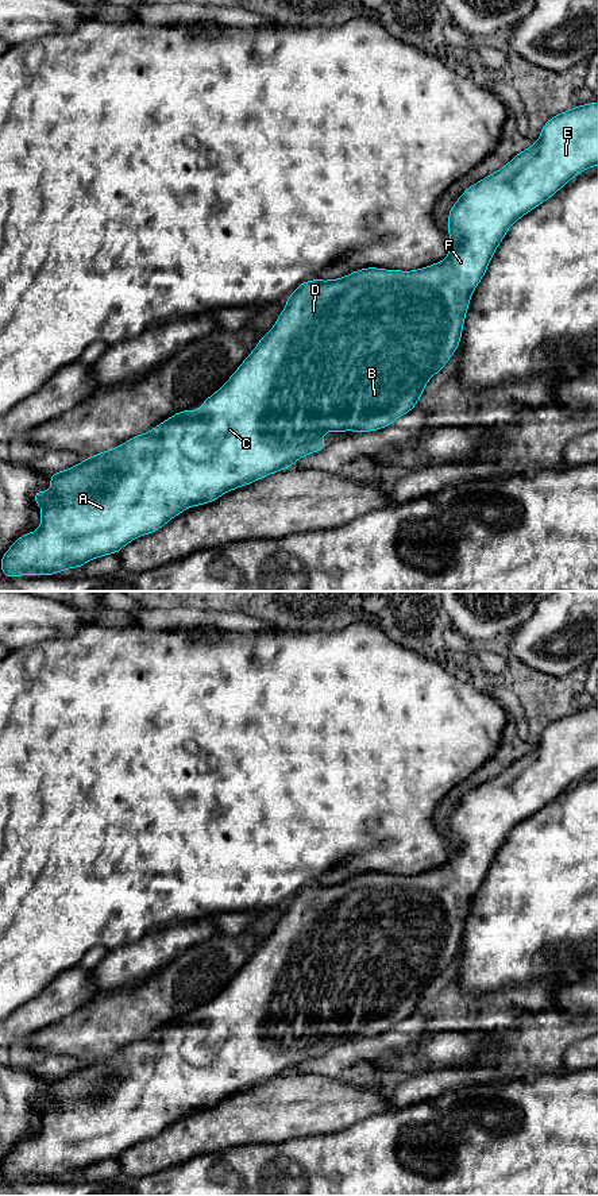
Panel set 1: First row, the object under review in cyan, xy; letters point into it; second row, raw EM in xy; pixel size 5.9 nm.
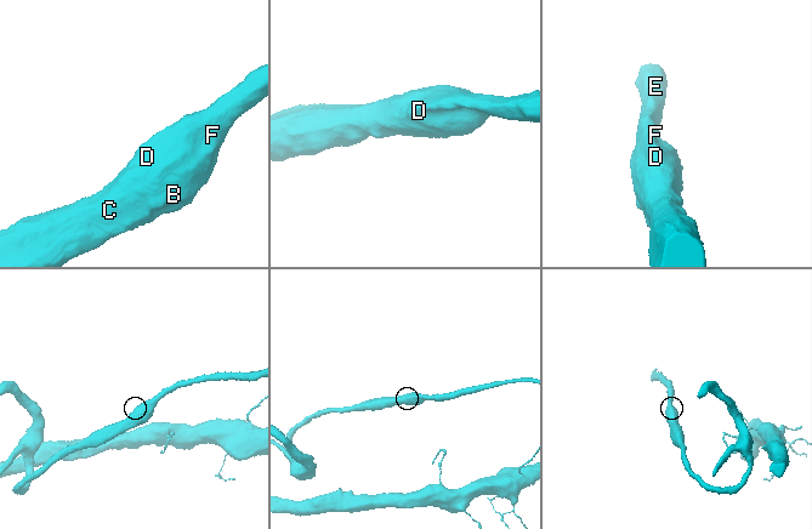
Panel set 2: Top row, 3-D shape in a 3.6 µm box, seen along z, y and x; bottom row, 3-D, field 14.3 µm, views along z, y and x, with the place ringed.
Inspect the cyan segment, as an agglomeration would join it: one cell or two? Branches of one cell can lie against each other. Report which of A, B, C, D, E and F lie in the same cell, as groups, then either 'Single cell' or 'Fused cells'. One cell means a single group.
Groups: A B C D E F. Single cell

